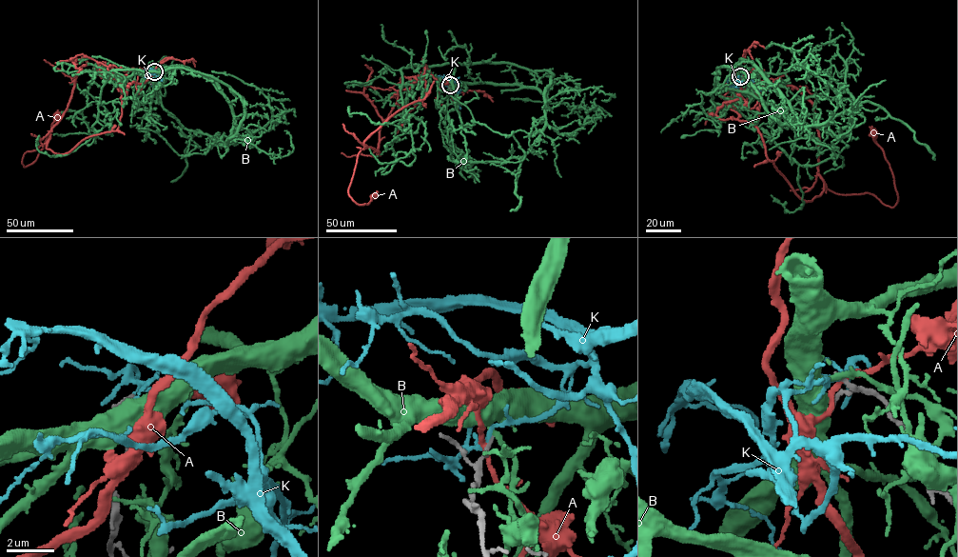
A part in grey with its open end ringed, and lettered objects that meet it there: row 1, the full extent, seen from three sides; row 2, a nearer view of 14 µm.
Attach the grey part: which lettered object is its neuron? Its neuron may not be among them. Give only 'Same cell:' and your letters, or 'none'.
Same cell: none

